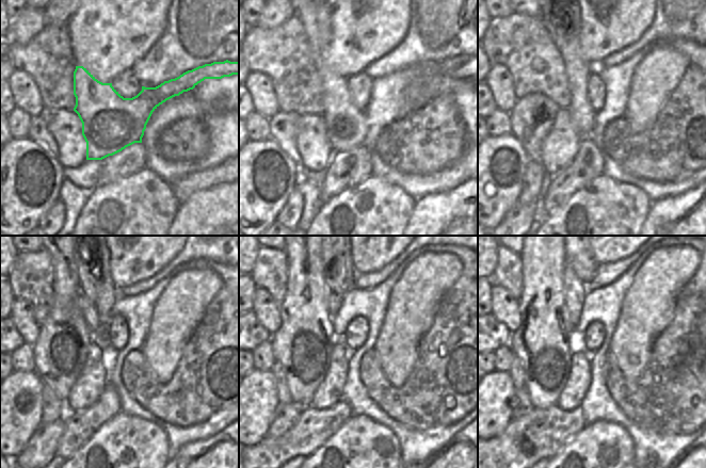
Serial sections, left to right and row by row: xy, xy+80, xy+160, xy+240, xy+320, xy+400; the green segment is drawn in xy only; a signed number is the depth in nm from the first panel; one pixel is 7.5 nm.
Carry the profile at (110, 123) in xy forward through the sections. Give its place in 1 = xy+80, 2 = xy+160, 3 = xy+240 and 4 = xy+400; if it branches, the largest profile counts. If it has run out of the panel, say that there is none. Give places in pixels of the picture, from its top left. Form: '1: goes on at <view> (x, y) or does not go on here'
1: goes on at xy+80 (347, 127)
2: goes on at xy+160 (562, 18)
3: goes on at xy+240 (92, 257)
4: goes on at xy+400 (571, 278)

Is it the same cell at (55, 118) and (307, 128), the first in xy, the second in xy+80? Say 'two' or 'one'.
one

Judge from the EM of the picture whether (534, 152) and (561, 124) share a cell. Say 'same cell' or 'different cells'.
different cells

